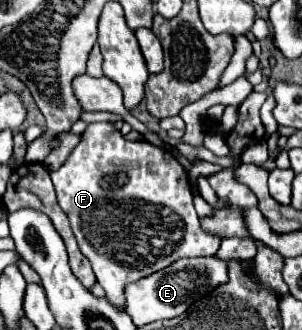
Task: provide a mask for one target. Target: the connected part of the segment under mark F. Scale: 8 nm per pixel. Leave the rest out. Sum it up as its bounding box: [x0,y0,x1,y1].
[51,123,221,311]

